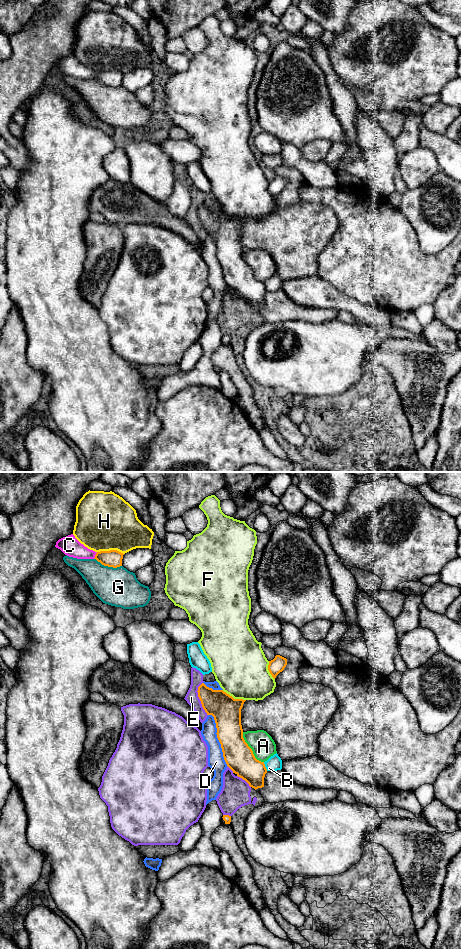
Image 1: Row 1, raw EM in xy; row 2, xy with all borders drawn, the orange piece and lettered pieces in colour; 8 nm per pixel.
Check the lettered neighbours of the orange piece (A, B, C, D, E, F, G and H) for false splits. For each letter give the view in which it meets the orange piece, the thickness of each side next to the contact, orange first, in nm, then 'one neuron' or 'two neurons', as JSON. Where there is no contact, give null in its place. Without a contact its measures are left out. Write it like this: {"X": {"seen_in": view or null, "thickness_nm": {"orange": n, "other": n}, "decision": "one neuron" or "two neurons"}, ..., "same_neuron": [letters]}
{"A": {"seen_in": "xy", "thickness_nm": {"orange": 240, "other": 190}, "decision": "two neurons"}, "B": {"seen_in": "xy", "thickness_nm": {"orange": 240, "other": 120}, "decision": "two neurons"}, "C": {"seen_in": "xy", "thickness_nm": {"orange": 140, "other": 160}, "decision": "two neurons"}, "D": {"seen_in": "xy", "thickness_nm": {"orange": 240, "other": 140}, "decision": "two neurons"}, "E": {"seen_in": "xy", "thickness_nm": {"orange": 240, "other": 100}, "decision": "two neurons"}, "F": {"seen_in": "xy", "thickness_nm": {"orange": 240, "other": 440}, "decision": "two neurons"}, "G": {"seen_in": "xy", "thickness_nm": {"orange": 140, "other": 320}, "decision": "two neurons"}, "H": {"seen_in": "xy", "thickness_nm": {"orange": 140, "other": 460}, "decision": "two neurons"}, "same_neuron": []}

